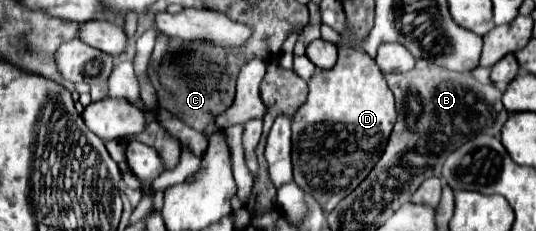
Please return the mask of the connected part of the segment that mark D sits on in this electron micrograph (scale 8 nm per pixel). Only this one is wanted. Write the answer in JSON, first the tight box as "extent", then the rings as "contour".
{"extent":[292,49,396,211],"contour":[[[338,49],[338,63],[332,69],[316,69],[308,83],[306,103],[292,115],[292,165],[294,181],[320,203],[324,211],[332,211],[348,193],[352,193],[382,157],[390,131],[396,123],[394,95],[374,59],[358,49]]]}

